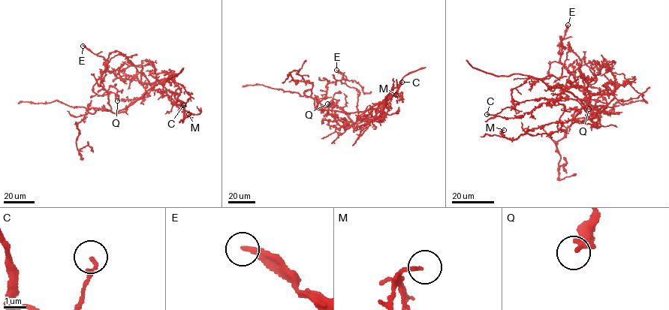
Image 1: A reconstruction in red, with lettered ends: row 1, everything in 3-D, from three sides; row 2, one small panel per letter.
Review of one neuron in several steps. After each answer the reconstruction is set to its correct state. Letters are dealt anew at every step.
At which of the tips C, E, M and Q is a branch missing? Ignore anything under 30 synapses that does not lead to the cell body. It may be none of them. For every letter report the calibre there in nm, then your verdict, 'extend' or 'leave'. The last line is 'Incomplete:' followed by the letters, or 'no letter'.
C: 150 nm | leave
E: 190 nm | leave
M: 130 nm | leave
Q: 360 nm | leave
Incomplete: no letter

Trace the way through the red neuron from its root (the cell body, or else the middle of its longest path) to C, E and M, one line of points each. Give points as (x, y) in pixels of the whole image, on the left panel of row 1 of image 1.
C: (144, 94), (164, 80), (172, 79), (181, 89), (176, 103), (183, 105)
E: (144, 94), (125, 109), (116, 112), (111, 111), (108, 94), (97, 81), (105, 69), (106, 61), (82, 46)
M: (144, 94), (165, 79), (164, 91), (175, 104), (183, 107), (182, 121), (188, 114)

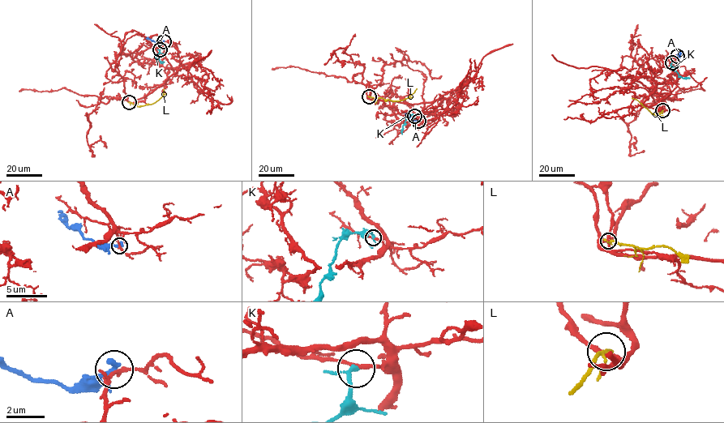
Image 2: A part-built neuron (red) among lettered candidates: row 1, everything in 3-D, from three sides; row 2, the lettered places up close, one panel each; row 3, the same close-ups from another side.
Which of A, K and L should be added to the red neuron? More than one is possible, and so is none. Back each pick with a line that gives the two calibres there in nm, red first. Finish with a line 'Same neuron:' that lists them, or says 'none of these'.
Same neuron: none of these

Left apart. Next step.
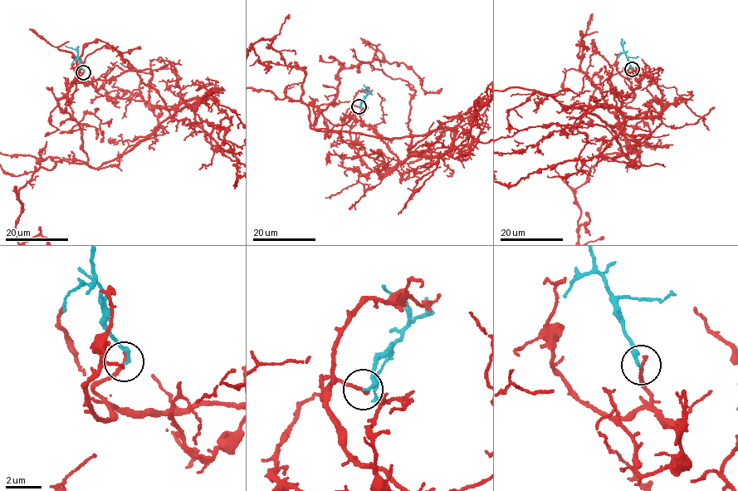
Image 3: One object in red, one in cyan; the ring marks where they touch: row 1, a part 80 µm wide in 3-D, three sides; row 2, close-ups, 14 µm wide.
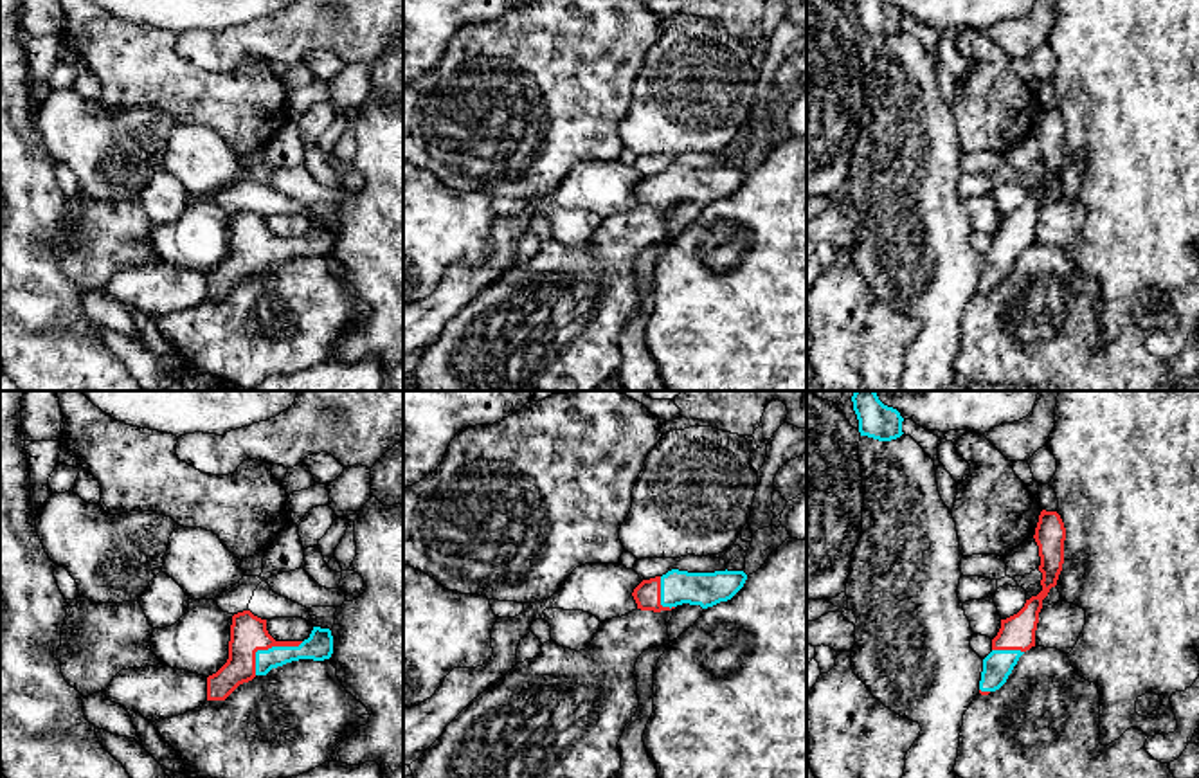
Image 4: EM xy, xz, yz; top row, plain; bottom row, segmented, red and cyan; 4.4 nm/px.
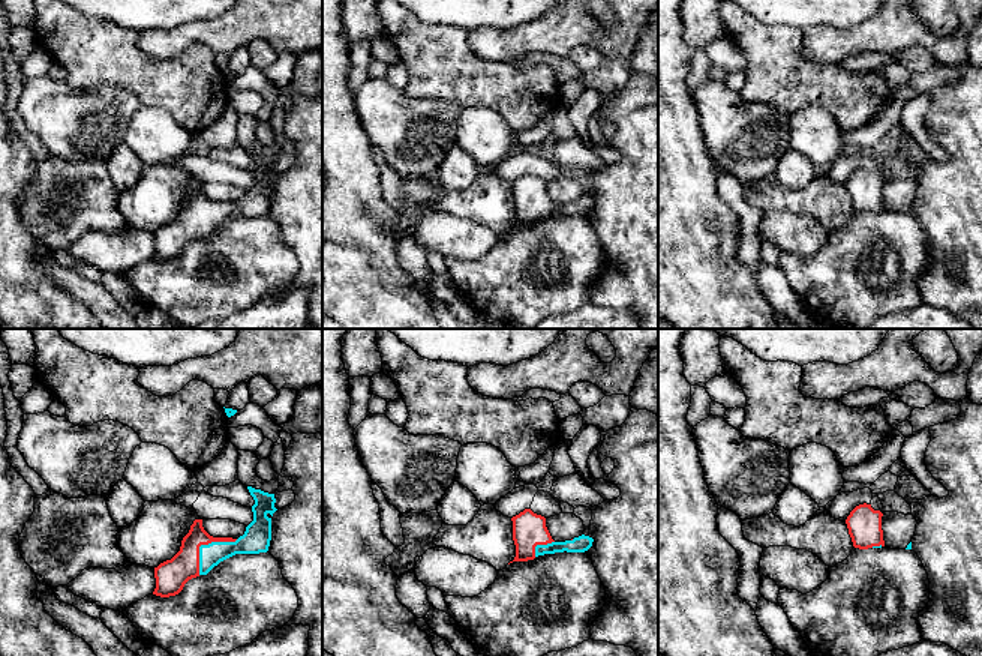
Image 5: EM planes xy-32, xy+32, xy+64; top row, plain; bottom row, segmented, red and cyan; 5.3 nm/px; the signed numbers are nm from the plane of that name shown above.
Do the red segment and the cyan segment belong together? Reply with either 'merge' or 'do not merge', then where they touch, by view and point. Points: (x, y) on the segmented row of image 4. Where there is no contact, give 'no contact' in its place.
merge; meets red in xy at (269, 647)

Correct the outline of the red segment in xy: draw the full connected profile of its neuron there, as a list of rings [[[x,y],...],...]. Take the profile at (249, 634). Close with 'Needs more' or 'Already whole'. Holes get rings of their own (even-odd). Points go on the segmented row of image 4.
[[[243,611],[232,616],[229,659],[207,677],[207,701],[225,701],[239,684],[299,659],[324,661],[333,654],[329,629],[313,627],[304,641],[275,641],[266,620]]]. Needs more

